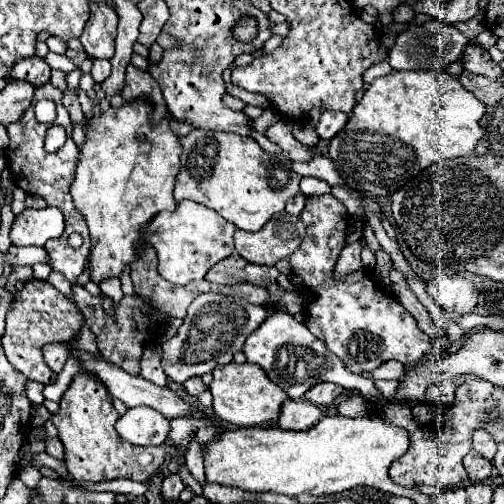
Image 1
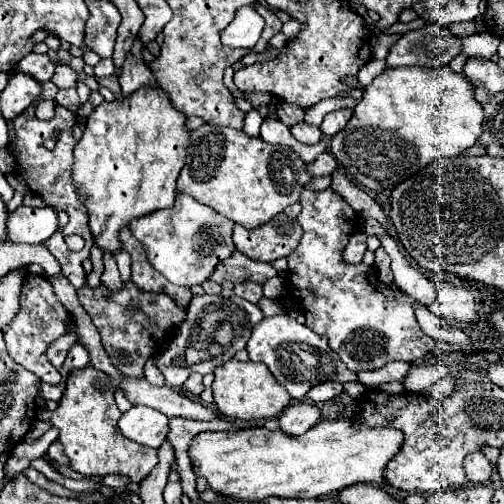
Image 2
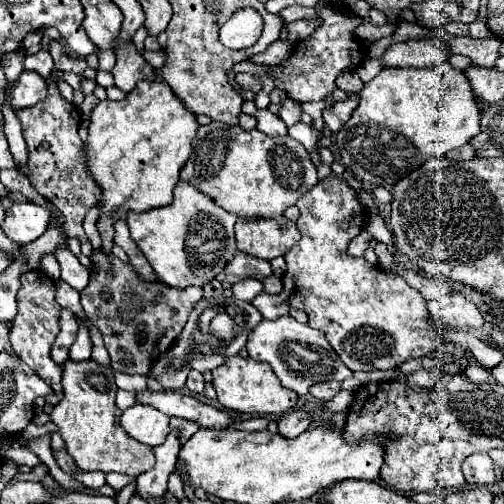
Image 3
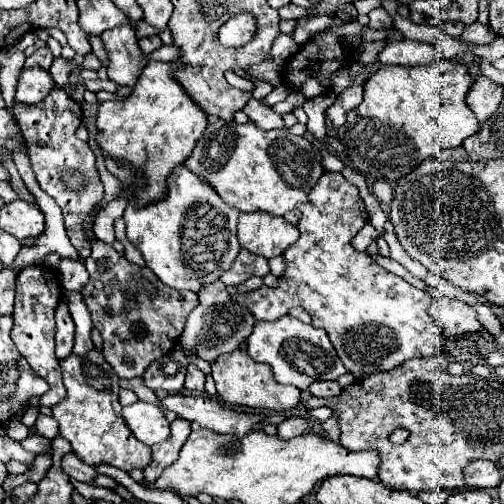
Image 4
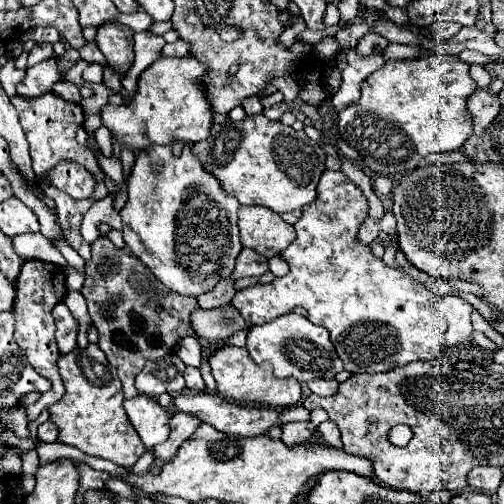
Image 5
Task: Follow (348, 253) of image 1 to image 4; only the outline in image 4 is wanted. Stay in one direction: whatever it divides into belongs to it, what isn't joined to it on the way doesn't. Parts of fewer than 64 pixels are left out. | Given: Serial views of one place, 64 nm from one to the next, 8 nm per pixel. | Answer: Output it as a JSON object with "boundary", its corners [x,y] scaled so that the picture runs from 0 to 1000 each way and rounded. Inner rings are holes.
{"boundary":[[[726,444],[726,448],[722,448],[722,452],[702,468],[698,488],[706,488],[710,500],[726,500],[726,496],[730,496],[730,484],[734,484],[738,476],[746,476],[746,472],[750,472],[746,452],[734,448],[734,444]]]}

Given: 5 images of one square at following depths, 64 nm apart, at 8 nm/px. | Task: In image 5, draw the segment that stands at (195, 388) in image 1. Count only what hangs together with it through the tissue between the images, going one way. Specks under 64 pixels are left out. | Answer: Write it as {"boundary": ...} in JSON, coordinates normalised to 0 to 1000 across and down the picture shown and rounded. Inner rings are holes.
{"boundary":[[[369,726],[365,750],[369,750],[369,770],[377,770],[377,774],[405,774],[405,754],[401,754],[401,742],[397,742],[393,730]]]}

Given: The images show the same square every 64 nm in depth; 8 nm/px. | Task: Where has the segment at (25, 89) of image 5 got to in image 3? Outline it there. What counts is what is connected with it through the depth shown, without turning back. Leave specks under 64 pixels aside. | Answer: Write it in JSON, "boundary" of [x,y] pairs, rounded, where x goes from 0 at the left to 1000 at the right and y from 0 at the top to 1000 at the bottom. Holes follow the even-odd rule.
{"boundary":[[[52,139],[28,163],[20,187],[16,187],[16,179],[8,183],[8,194],[12,198],[20,194],[24,218],[67,210],[79,198],[87,198],[87,190],[91,190],[91,163],[71,143],[52,143]]]}

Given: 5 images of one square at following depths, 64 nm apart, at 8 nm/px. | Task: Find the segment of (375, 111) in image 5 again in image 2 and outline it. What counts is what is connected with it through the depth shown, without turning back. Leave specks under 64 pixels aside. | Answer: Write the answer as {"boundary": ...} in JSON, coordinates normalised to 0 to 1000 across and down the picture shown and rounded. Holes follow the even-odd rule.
{"boundary":[[[833,131],[770,135],[766,143],[746,151],[730,175],[722,175],[718,198],[702,214],[702,226],[683,250],[683,258],[675,258],[659,274],[655,298],[671,321],[671,333],[683,345],[694,345],[694,353],[706,365],[746,385],[754,381],[770,385],[786,373],[786,365],[810,357],[845,325],[869,313],[909,310],[933,290],[940,290],[948,270],[956,266],[956,238],[960,238],[960,218],[956,218],[956,206],[940,198],[937,167],[917,147],[897,143],[889,131],[881,135],[833,135]]]}

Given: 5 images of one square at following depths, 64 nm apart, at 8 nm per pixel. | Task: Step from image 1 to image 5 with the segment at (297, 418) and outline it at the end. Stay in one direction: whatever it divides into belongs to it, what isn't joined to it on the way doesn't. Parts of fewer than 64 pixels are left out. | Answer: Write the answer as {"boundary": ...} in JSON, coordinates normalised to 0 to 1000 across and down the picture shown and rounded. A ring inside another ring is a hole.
{"boundary":[[[575,837],[560,841],[560,877],[567,885],[583,881],[607,881],[623,865],[623,841],[619,837]]]}

